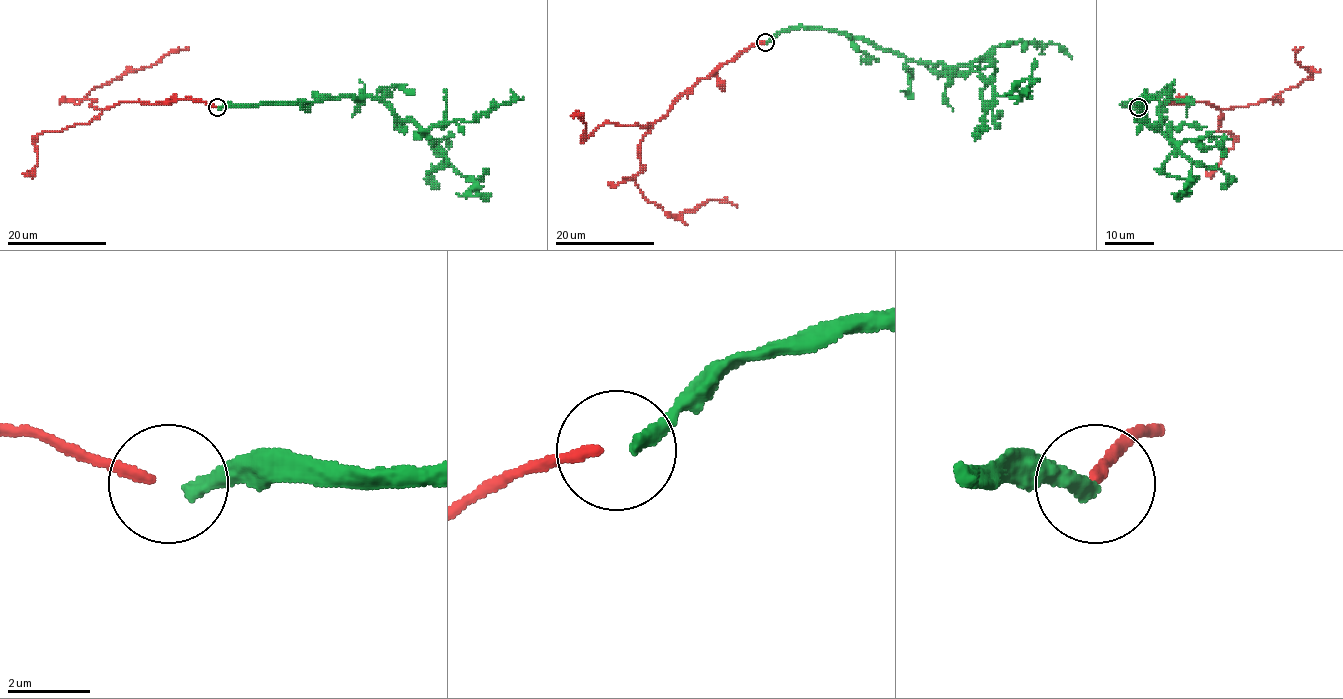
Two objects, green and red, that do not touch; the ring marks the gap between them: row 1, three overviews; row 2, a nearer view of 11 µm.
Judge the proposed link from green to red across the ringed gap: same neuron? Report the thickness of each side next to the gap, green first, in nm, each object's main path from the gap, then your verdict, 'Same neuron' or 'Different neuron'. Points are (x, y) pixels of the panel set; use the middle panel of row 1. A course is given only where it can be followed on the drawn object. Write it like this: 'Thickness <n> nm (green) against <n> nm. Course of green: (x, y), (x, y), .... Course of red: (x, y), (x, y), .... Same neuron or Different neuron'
Thickness 340 nm (green) against 260 nm. Course of green: (767, 42), (782, 31), (827, 28), (912, 60), (969, 65), (996, 95), (1019, 98), (1014, 88), (1038, 81). Course of red: (763, 42), (700, 78), (651, 126), (633, 178), (643, 197), (672, 216), (713, 199), (737, 208). Different neuron

